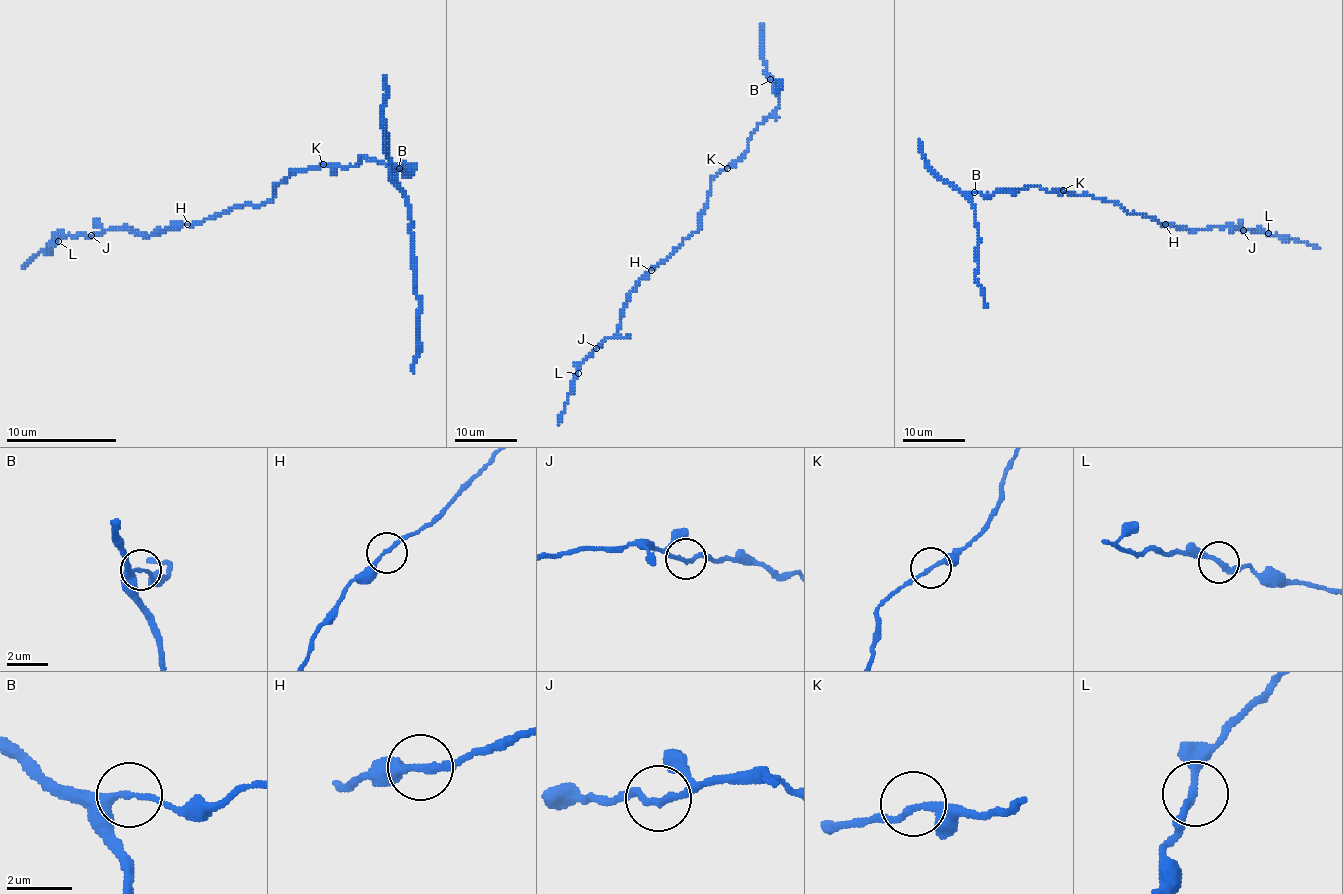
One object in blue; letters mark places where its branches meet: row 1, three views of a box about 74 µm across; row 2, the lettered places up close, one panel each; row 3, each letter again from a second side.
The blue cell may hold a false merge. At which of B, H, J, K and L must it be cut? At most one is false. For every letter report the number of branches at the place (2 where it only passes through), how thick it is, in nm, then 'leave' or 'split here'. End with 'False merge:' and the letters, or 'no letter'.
B: branches 2; calibre 200 nm; leave
H: branches 2; calibre 200 nm; leave
J: branches 2; calibre 200 nm; leave
K: branches 2; calibre 200 nm; leave
L: branches 2; calibre 240 nm; leave
False merge: no letter

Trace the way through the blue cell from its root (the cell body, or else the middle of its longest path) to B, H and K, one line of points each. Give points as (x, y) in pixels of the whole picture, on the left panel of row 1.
B: (281, 180), (303, 169), (353, 166), (361, 155), (386, 164), (414, 166), (411, 172), (400, 169)
H: (281, 180), (276, 186), (276, 194), (267, 202), (234, 205), (209, 219), (187, 224)
K: (281, 180), (292, 172), (317, 169), (323, 164)

